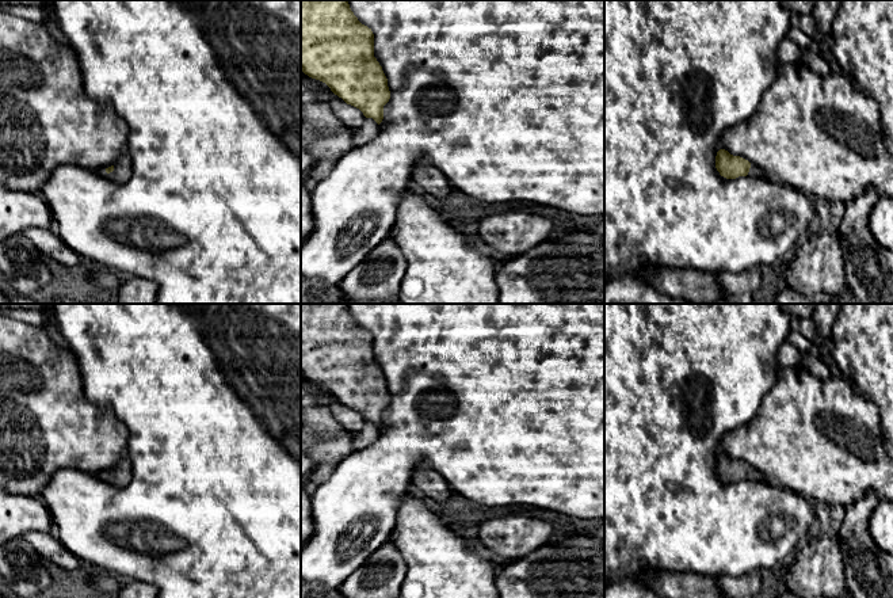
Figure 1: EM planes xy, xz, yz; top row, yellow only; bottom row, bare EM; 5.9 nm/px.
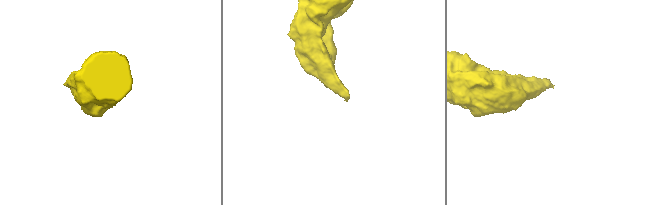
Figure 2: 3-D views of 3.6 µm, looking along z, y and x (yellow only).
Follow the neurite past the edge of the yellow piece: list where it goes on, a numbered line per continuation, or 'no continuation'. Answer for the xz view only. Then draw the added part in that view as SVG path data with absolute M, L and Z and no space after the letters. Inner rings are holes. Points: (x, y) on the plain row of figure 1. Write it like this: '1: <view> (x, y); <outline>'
no continuation

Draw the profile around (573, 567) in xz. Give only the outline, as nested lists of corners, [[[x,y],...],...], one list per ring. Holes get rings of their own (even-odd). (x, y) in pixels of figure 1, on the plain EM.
[[[573,534],[497,568],[499,598],[604,598],[604,540]]]

